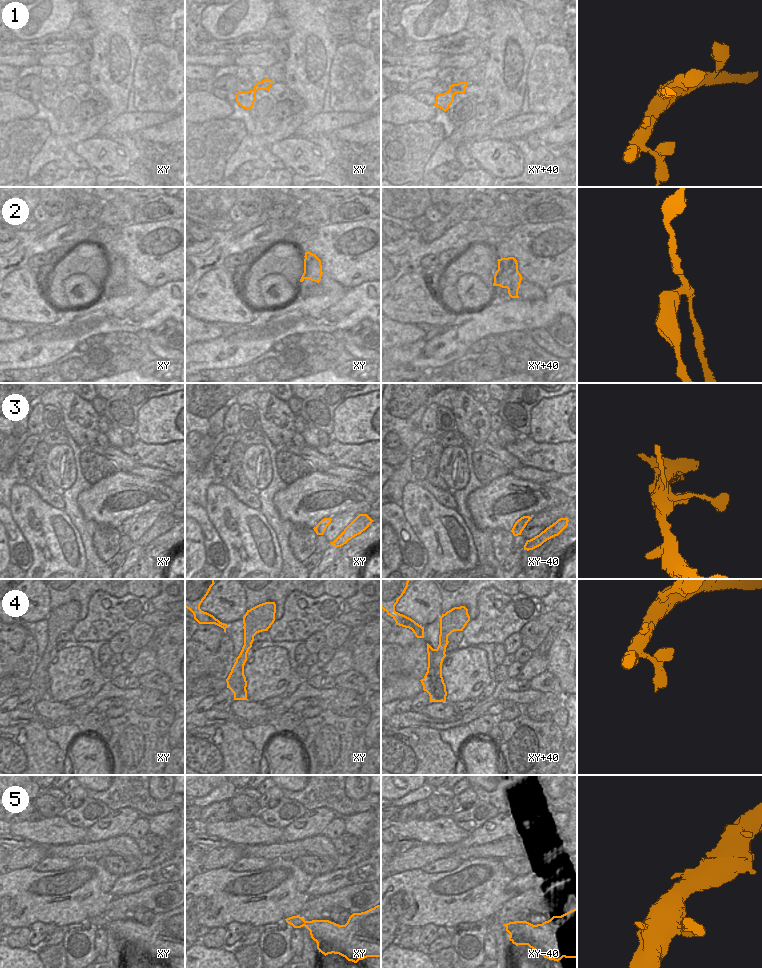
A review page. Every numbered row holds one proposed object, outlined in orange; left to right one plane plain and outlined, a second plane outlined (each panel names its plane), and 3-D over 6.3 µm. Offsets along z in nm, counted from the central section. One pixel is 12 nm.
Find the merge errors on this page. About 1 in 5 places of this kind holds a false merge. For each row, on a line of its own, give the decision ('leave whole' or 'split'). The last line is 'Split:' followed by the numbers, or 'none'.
1: split
2: split
3: leave whole
4: leave whole
5: leave whole
Split: 1, 2

